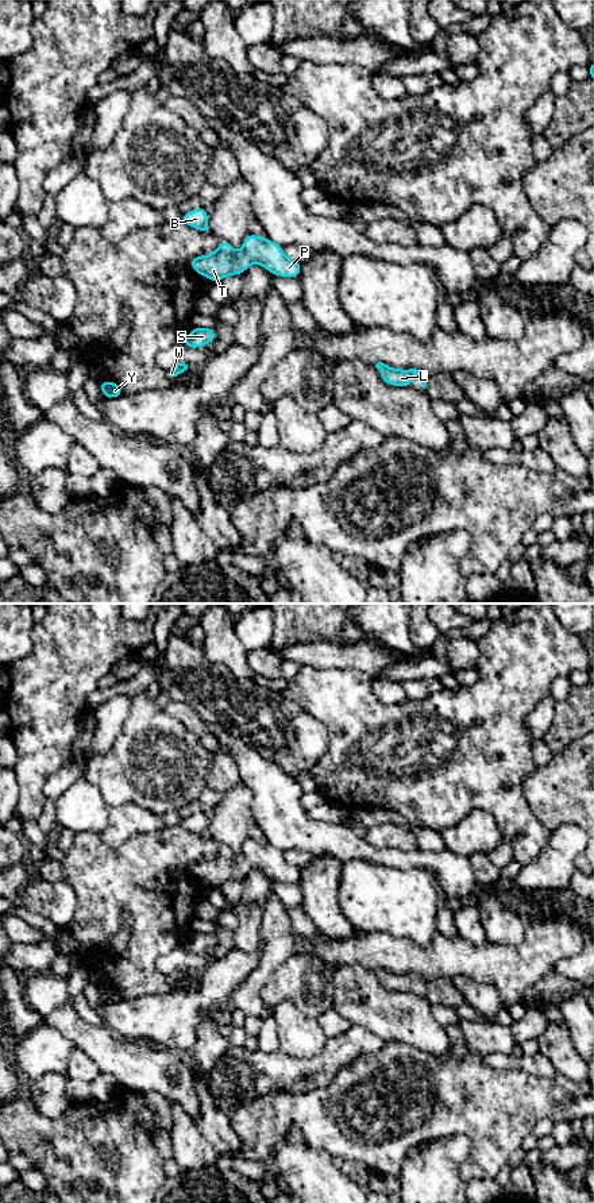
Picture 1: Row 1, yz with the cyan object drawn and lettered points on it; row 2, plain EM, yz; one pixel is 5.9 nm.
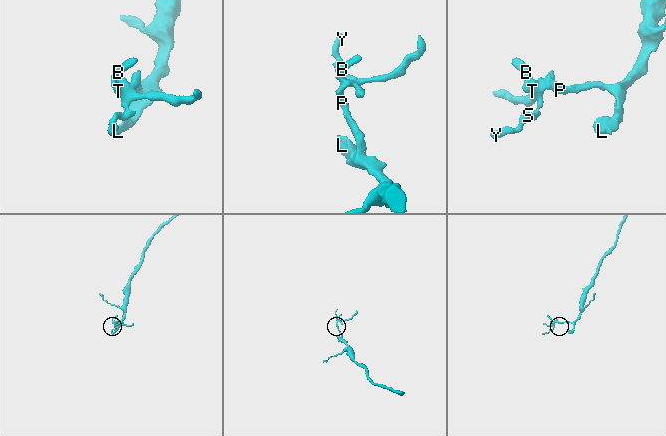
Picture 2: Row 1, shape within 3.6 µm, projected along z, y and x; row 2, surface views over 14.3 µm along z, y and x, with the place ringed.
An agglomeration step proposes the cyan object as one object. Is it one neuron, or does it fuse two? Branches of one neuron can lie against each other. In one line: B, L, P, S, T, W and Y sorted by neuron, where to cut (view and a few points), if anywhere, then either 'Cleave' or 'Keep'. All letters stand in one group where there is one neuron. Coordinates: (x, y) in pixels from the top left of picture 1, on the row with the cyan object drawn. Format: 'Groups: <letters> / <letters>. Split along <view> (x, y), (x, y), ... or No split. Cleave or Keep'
Groups: B L P S T W Y. No split. Keep

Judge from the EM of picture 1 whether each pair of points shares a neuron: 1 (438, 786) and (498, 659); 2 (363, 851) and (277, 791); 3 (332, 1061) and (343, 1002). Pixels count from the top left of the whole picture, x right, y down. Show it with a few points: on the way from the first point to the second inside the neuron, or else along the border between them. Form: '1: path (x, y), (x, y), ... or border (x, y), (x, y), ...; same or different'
1: path (466, 755), (493, 710), (493, 691); same
2: path (340, 841), (317, 837), (294, 814); same
3: border (351, 1024), (359, 1024), (380, 1037); different

